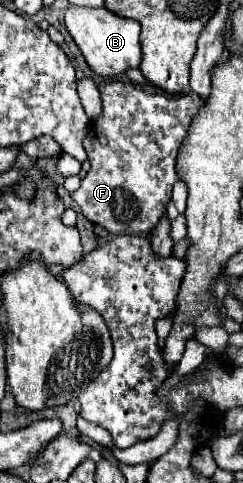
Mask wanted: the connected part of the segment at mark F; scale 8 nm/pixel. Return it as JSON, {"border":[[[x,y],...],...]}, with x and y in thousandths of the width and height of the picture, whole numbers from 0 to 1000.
{"border":[[[416,168],[407,188],[424,238],[383,255],[383,271],[350,288],[374,354],[333,371],[333,387],[292,400],[292,412],[374,462],[449,482],[588,487],[679,445],[704,387],[737,371],[720,358],[737,300],[844,209],[811,193],[737,205],[605,197],[547,172],[506,168]]]}

